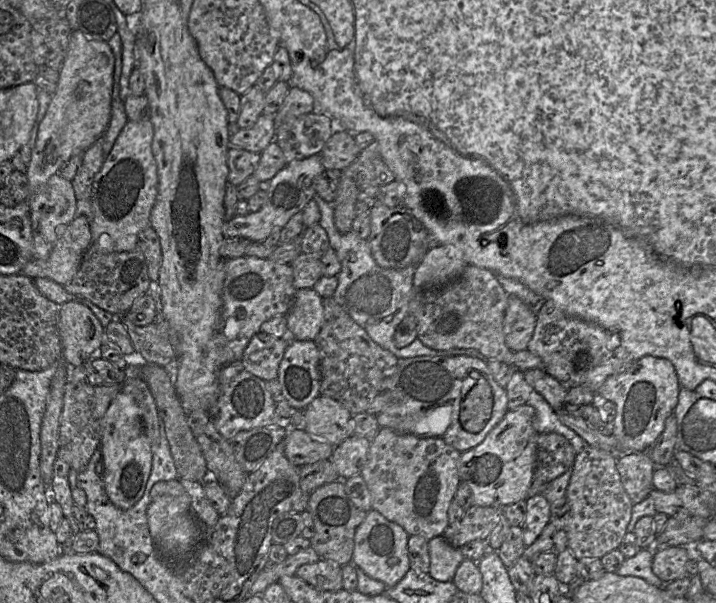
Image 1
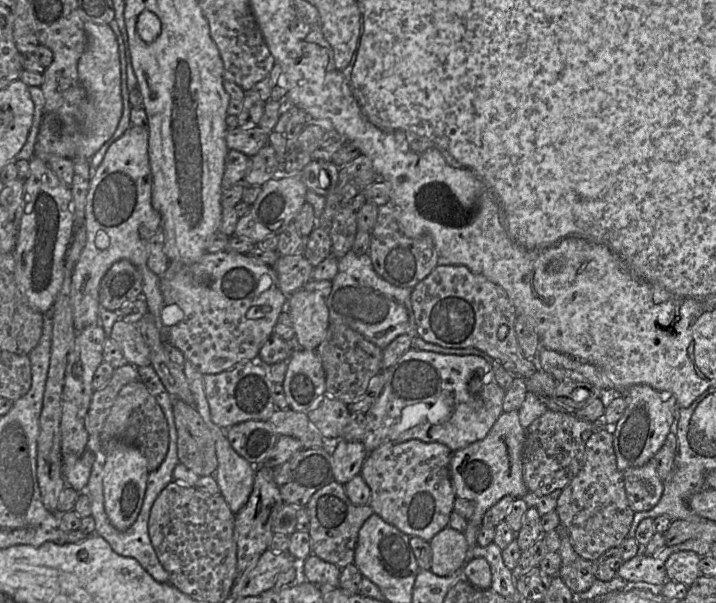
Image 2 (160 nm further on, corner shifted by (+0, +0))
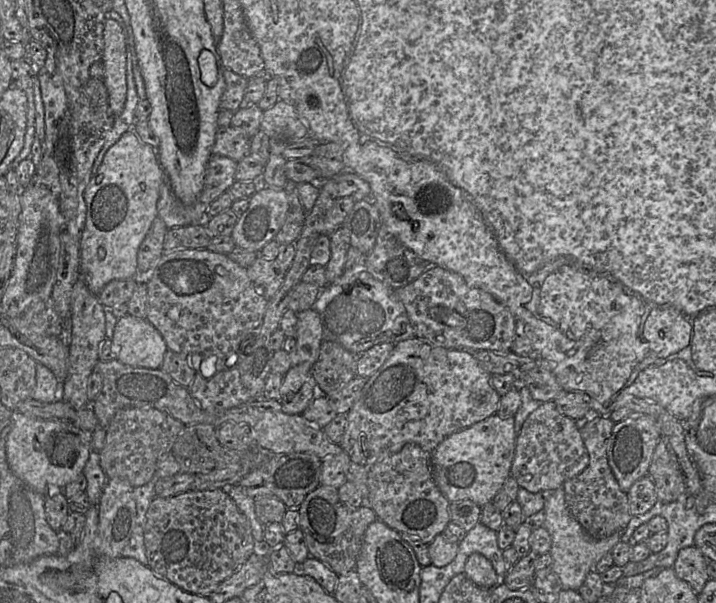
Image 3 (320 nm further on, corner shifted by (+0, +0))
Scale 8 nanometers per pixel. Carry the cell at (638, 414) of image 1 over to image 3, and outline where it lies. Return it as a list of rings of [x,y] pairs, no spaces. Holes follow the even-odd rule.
[[[631,415],[614,424],[608,445],[608,463],[620,489],[626,494],[637,480],[648,475],[652,455],[660,439],[659,428],[647,415]]]

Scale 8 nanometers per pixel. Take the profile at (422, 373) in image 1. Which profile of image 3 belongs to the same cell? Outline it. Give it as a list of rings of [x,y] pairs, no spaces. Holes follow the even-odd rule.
[[[416,337],[407,339],[395,344],[394,349],[385,363],[369,378],[367,378],[367,381],[361,393],[359,394],[359,397],[354,402],[351,409],[346,413],[347,423],[342,441],[339,445],[353,463],[360,464],[367,468],[367,470],[369,470],[369,468],[380,457],[385,457],[389,454],[399,452],[407,443],[415,443],[423,450],[431,453],[449,435],[461,429],[470,427],[491,415],[497,414],[500,398],[500,395],[491,385],[491,374],[483,369],[483,367],[471,354],[467,353],[466,351],[436,347],[428,341],[422,341]]]

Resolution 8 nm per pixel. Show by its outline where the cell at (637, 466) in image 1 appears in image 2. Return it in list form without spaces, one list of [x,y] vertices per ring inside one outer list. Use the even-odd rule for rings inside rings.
[[[652,461],[641,467],[630,467],[623,471],[627,499],[634,512],[648,511],[660,500],[663,481]]]

